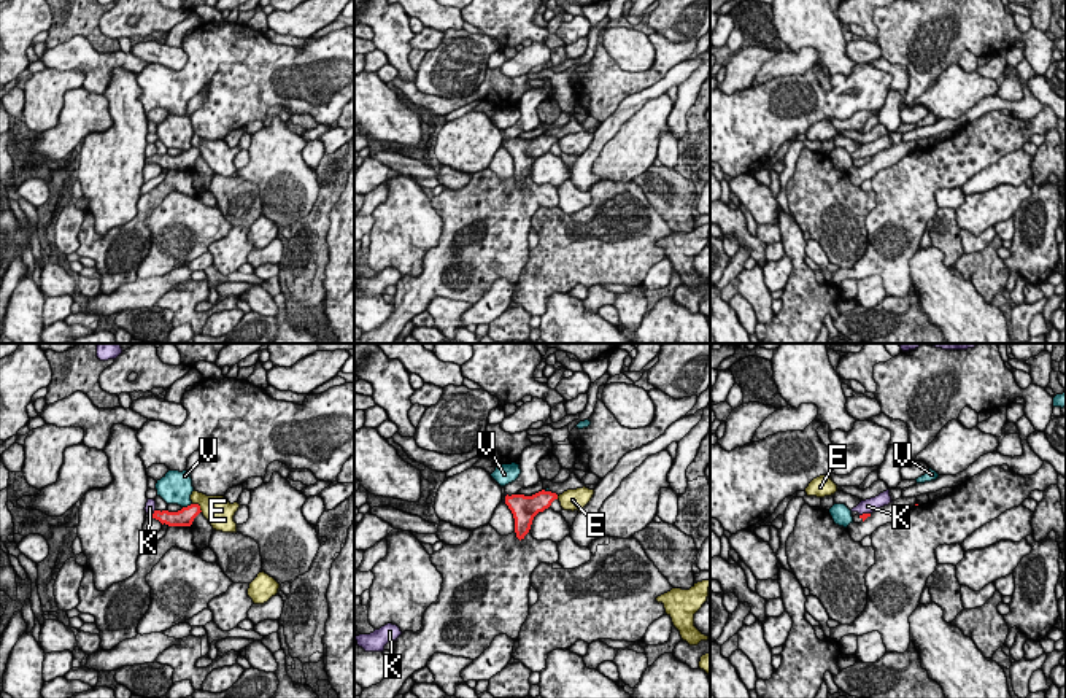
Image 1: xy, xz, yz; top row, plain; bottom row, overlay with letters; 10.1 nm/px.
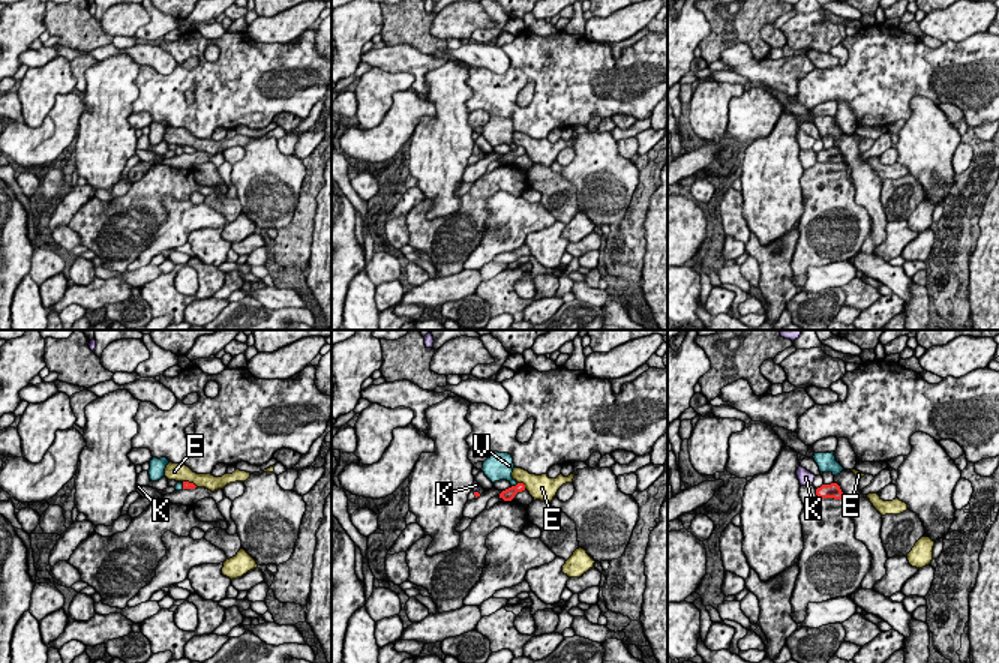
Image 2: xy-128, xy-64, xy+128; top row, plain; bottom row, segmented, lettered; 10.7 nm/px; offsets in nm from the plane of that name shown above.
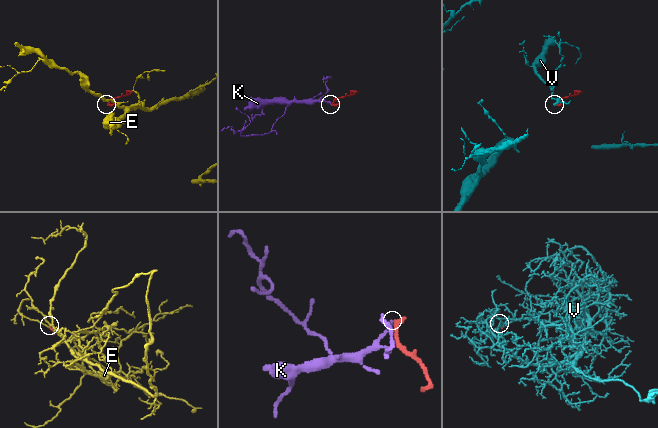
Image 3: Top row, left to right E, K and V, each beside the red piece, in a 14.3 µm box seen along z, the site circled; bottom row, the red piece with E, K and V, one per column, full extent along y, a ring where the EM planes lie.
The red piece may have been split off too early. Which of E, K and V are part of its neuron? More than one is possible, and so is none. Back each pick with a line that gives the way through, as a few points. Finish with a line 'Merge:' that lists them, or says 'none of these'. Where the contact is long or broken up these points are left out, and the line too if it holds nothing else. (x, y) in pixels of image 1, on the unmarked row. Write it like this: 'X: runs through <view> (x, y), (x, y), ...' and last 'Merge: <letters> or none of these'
Merge: none of these

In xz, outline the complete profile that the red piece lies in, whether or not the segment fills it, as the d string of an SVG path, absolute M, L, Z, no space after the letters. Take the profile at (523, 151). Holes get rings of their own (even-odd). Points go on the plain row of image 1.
M545 134L532 140L505 140L505 148L513 157L515 176L519 184L529 176L534 161L548 153L554 143L558 143L558 138Z

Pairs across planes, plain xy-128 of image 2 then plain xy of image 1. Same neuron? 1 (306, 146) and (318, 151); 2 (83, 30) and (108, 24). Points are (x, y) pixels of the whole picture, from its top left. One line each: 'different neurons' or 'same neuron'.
1: different neurons
2: different neurons

